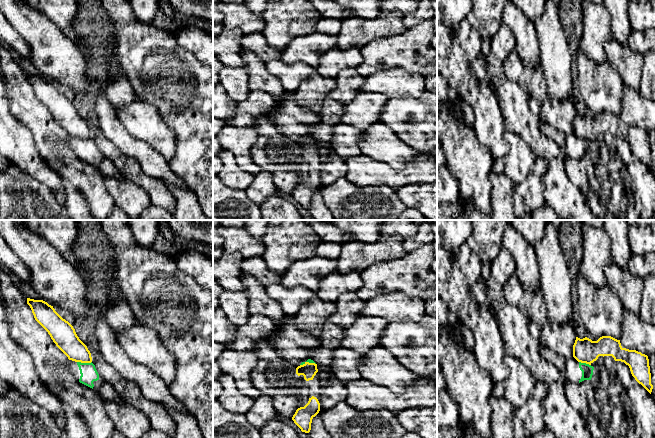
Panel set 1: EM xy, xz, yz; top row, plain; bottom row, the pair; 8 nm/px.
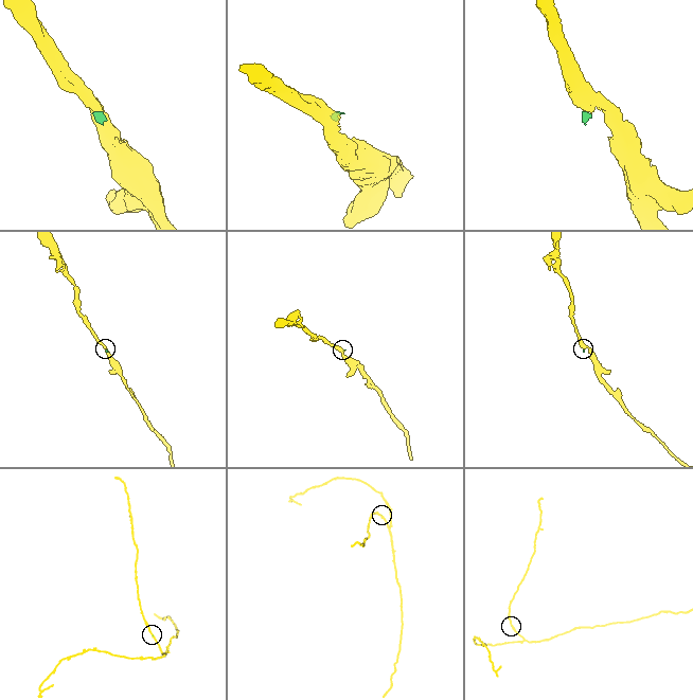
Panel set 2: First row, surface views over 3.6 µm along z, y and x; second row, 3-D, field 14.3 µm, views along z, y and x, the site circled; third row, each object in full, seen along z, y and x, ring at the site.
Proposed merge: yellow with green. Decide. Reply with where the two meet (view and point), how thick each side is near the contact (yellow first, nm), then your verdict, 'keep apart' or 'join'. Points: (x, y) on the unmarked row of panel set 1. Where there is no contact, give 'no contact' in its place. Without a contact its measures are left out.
contact xy (84, 138); calibres 190 and 140 nm; keep apart

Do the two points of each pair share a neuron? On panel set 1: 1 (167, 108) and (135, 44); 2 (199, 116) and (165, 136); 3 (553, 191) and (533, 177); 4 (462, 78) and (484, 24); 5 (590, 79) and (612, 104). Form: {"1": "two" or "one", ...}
{"1": "one", "2": "two", "3": "two", "4": "two", "5": "one"}

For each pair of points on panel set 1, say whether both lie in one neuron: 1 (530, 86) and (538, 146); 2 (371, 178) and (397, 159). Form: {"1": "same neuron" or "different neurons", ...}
{"1": "different neurons", "2": "different neurons"}

